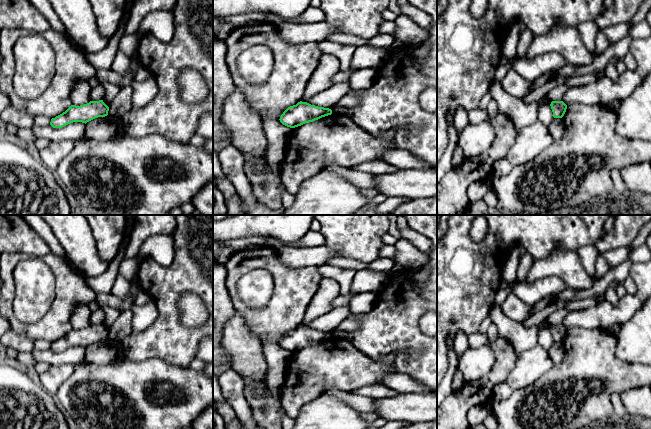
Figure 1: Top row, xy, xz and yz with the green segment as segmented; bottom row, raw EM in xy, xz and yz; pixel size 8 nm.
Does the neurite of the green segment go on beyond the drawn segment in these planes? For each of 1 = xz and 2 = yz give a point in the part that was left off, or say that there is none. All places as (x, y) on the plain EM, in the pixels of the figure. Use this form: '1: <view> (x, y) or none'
1: none
2: none

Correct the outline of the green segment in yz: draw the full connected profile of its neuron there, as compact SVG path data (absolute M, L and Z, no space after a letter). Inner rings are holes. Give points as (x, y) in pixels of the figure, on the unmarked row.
M552 325L550 330L554 342L562 342L567 333L567 329L563 325Z

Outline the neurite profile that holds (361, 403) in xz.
M336 388L329 389L325 393L345 401L349 406L351 406L358 412L368 412L368 413L377 412L375 401L371 397L367 397L365 395L358 395L348 390L336 389Z

